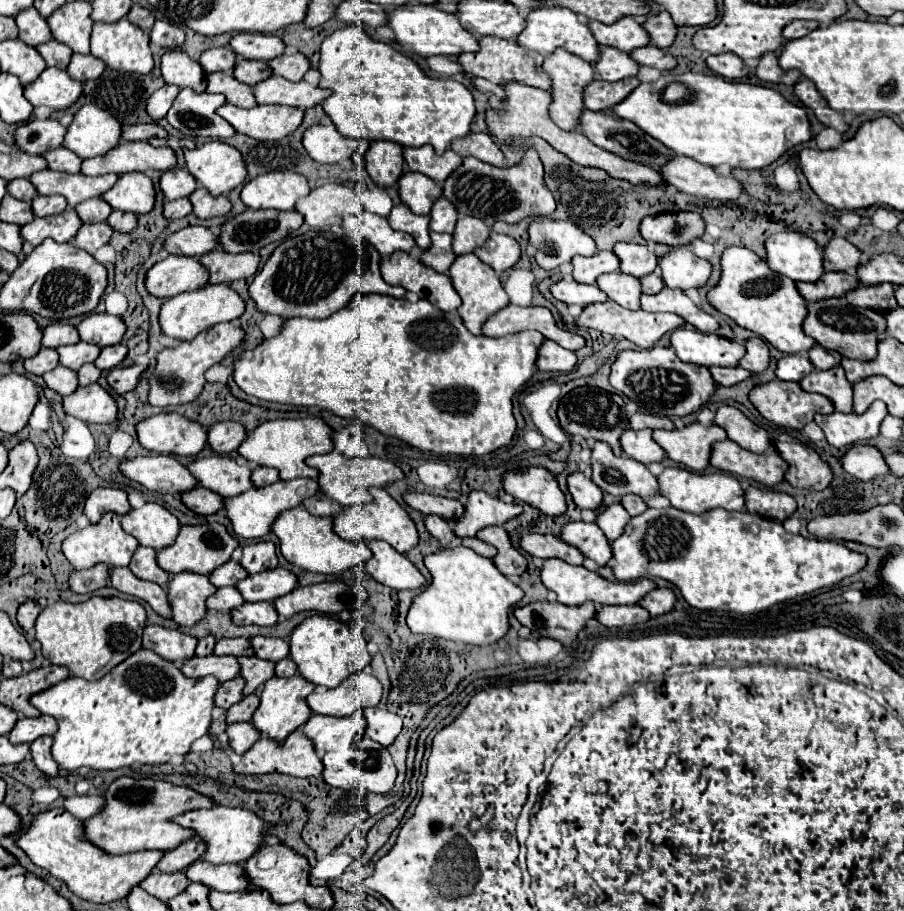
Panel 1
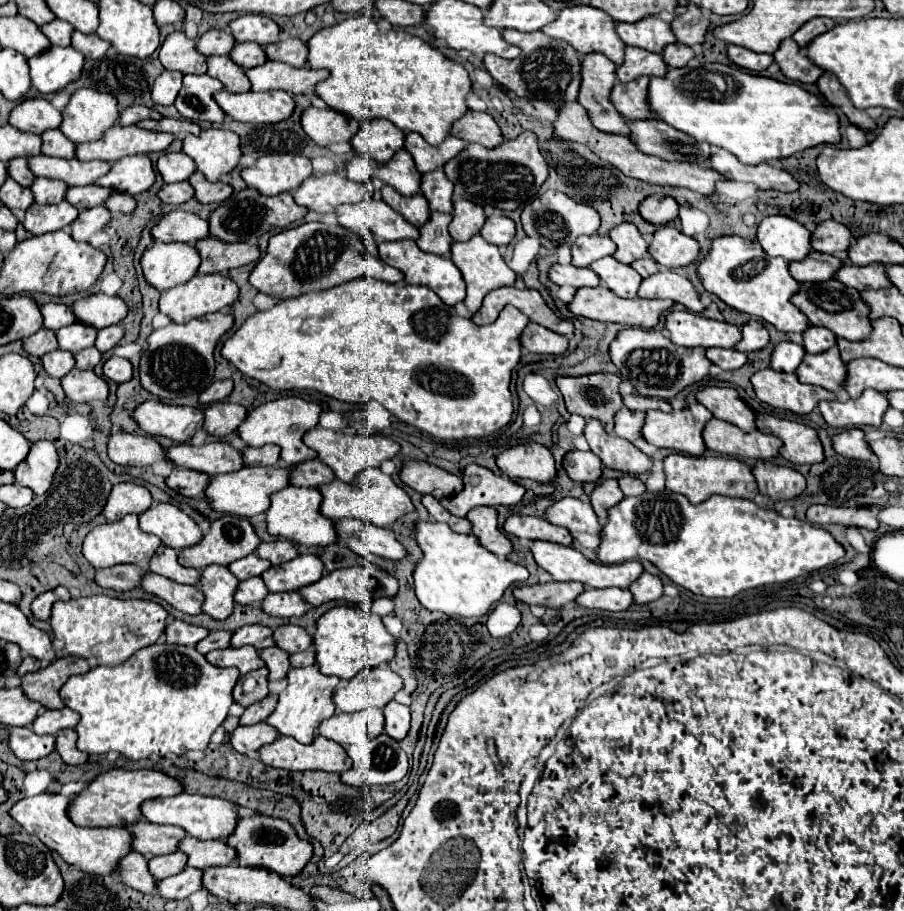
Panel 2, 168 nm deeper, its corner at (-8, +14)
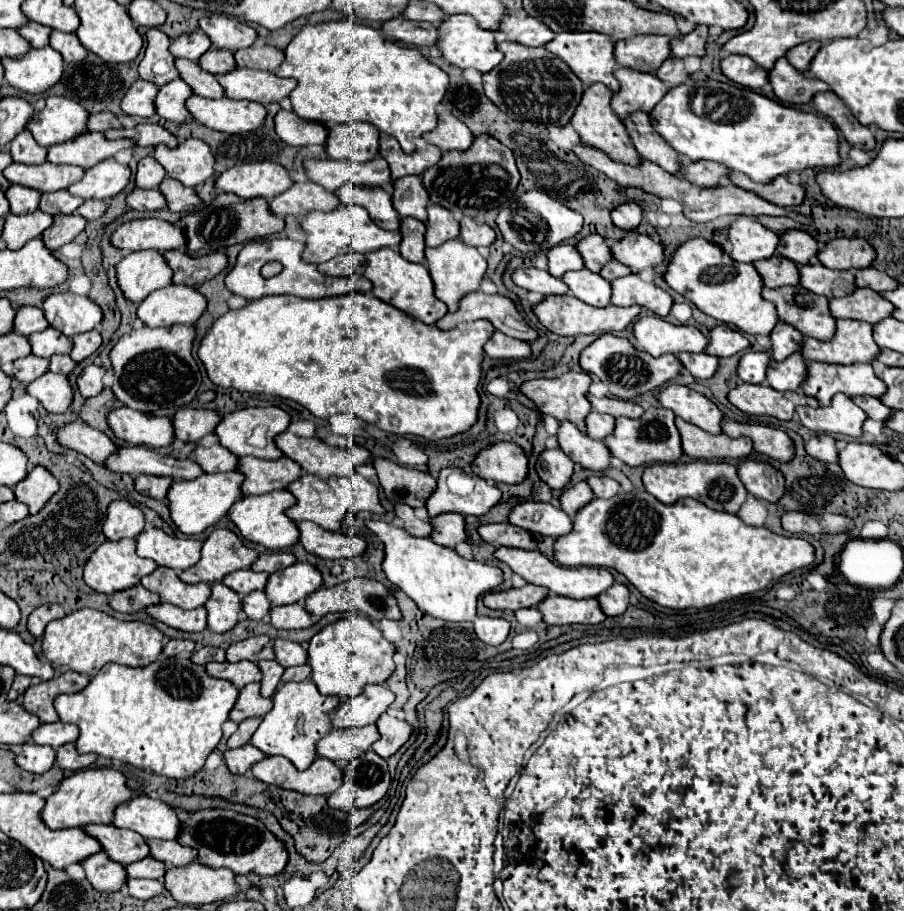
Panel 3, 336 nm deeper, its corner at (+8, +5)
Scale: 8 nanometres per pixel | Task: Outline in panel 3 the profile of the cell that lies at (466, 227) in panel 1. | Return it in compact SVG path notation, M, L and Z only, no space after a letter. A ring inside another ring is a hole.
M428 205L428 223L424 233L428 247L438 247L448 239L456 239L458 233L460 233L460 225L450 211L444 211L444 207Z

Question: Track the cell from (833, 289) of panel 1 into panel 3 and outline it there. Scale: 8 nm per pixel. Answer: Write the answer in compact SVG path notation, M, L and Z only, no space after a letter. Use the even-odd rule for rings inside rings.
M772 255L768 259L760 259L754 263L756 271L760 273L764 287L768 289L778 289L784 285L798 285L798 267L784 257Z

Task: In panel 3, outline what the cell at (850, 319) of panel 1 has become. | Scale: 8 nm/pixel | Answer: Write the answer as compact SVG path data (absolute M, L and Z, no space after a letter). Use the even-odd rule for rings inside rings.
M780 287L780 289L762 289L762 297L766 301L772 301L778 309L778 317L780 321L796 327L802 335L808 335L808 337L814 337L814 339L830 339L836 331L836 319L832 317L830 309L828 309L828 299L822 297L822 295L816 295L816 293L810 293L810 291L804 291L804 287Z

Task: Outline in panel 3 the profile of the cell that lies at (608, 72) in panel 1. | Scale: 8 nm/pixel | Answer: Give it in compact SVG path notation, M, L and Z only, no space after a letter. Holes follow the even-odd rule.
M620 67L616 71L616 79L620 81L622 89L612 97L612 109L622 121L636 111L650 113L654 105L670 91L670 87L652 73Z

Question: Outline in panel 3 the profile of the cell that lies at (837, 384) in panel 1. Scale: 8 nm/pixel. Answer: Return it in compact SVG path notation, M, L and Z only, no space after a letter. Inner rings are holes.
M800 353L790 355L784 361L770 361L766 369L766 383L776 391L798 391L806 377L806 363Z

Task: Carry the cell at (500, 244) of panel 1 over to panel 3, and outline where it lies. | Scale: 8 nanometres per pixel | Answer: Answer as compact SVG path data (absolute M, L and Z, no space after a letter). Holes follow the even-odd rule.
M462 217L462 221L460 221L460 239L466 245L472 245L472 247L490 247L496 239L496 233L486 223L480 223L472 217Z

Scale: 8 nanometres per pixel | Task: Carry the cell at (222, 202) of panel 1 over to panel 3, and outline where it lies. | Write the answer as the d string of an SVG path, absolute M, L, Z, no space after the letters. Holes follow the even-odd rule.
M166 177L160 183L158 189L164 195L168 209L174 211L174 213L188 213L188 211L194 211L200 205L200 199L194 193L194 189L176 183L176 179L168 179Z

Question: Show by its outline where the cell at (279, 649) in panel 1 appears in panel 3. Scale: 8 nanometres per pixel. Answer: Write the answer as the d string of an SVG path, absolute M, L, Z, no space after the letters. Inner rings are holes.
M276 639L274 641L274 651L276 651L276 661L282 667L294 667L294 665L304 665L308 661L308 653L300 643L286 641L286 639Z

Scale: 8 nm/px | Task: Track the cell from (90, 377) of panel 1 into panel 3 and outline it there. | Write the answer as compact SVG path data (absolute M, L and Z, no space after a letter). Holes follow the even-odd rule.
M52 355L52 357L50 357L48 371L68 375L68 373L70 373L74 367L76 367L76 363L74 363L74 361L72 361L68 355Z

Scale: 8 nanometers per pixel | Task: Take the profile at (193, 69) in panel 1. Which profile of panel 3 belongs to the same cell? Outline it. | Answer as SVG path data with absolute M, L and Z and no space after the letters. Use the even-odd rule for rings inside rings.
M154 27L146 33L146 53L138 65L138 73L144 81L150 81L160 87L180 77L174 67L174 57L168 51L168 47L170 47L170 37L162 33L160 29Z

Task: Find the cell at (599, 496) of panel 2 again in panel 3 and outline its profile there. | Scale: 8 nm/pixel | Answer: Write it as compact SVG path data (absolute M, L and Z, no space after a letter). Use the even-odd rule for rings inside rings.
M580 481L580 483L566 487L560 497L560 509L572 517L582 507L582 503L588 503L588 499L594 499L590 491L592 489L588 487L586 481Z

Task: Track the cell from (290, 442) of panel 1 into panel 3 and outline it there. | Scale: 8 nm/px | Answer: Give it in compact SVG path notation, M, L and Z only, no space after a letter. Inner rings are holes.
M246 407L246 409L238 409L224 415L222 421L216 425L214 433L218 435L220 443L238 457L256 455L260 459L278 459L282 457L282 451L276 447L274 437L286 431L288 423L290 423L288 413L278 407Z

